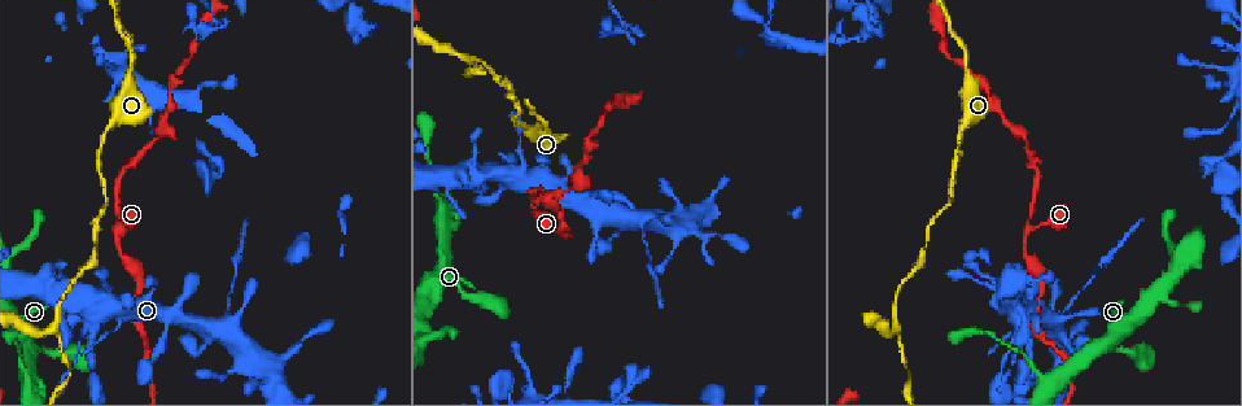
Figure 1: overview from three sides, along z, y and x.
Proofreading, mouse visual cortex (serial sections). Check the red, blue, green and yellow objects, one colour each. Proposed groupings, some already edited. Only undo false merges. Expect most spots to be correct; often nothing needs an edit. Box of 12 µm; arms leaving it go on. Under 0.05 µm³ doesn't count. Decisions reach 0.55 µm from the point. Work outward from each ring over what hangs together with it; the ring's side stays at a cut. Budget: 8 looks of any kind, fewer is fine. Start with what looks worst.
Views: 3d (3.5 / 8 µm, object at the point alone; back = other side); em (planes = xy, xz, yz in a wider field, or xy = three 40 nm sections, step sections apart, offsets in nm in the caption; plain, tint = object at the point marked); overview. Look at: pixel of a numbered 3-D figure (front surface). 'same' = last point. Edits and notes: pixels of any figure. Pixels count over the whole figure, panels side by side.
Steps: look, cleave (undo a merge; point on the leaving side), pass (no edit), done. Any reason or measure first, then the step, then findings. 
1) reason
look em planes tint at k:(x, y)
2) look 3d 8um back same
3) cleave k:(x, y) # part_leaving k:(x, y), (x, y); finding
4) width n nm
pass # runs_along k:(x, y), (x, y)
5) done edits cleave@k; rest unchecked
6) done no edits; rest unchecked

abrupt turn
look 3d 3.5um at 1:(1028, 231)

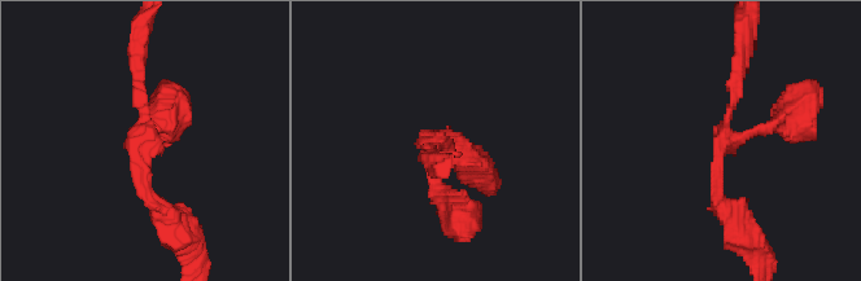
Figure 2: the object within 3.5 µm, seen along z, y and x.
look em xy step 2 tint at 2:(725, 140)

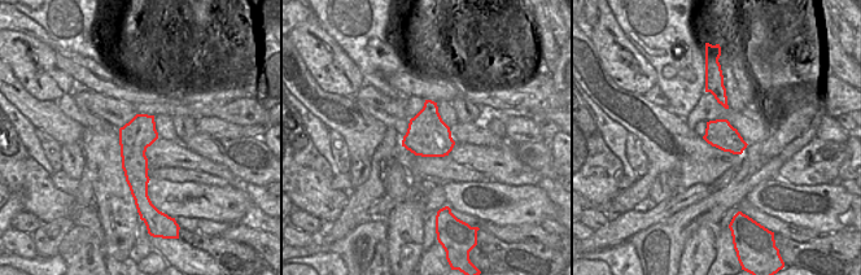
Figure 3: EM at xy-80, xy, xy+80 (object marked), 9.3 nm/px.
width 400 nm
cleave 2:(136, 179) # part_leaving 2:(144, 135), (144, 35); a second cell is stuck on

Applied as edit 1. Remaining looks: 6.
look overview

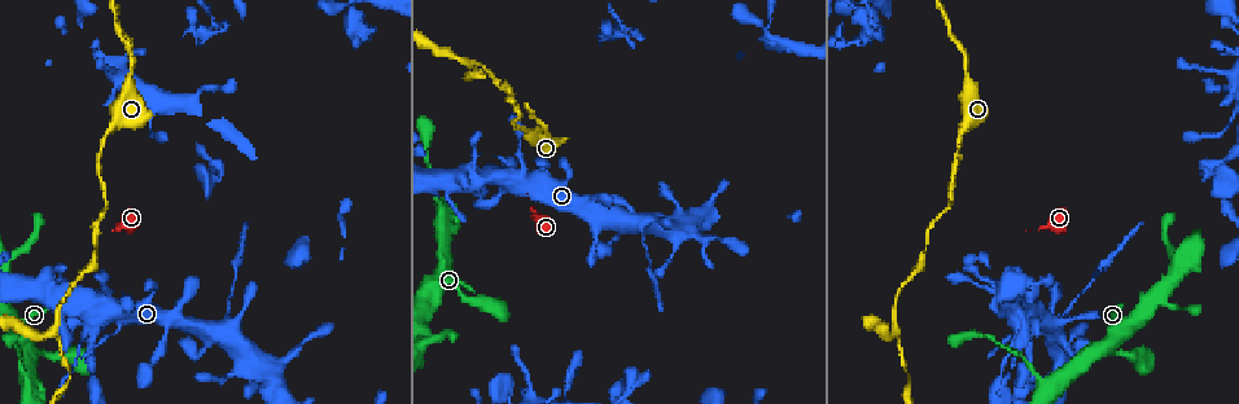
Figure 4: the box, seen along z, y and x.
thick turns thin
look 3d 8um at 4:(131, 77)

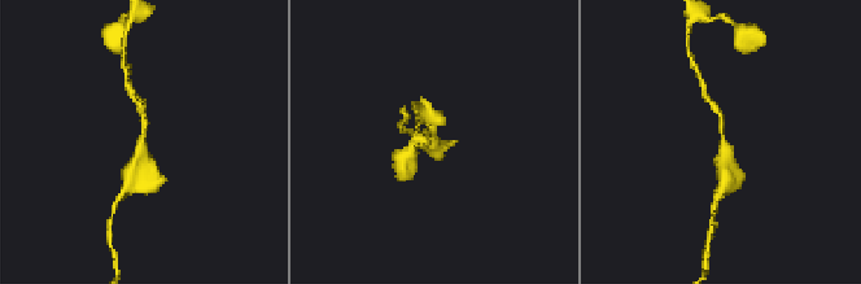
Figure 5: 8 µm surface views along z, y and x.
look 3d 3.5um at 5:(145, 137)

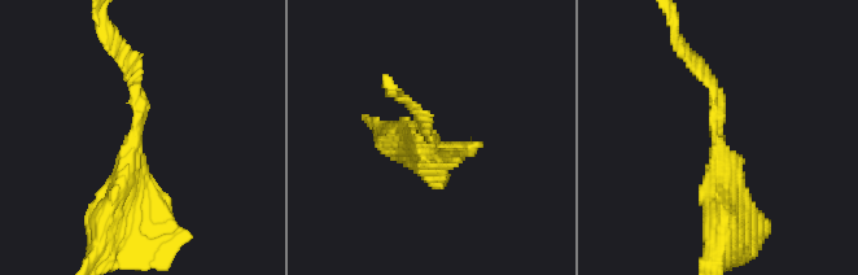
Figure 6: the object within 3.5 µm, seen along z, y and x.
arm_widths 150, 350 nm
look em xy step 2 tint at 6:(136, 145)

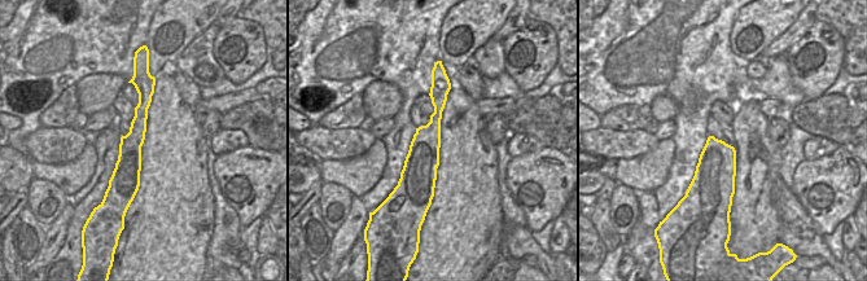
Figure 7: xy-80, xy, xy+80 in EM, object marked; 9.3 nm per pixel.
pass # runs_along 6:(744, 223), (697, 60); continuous, no second cell

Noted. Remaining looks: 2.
done edits cleave@2; rest unchecked

